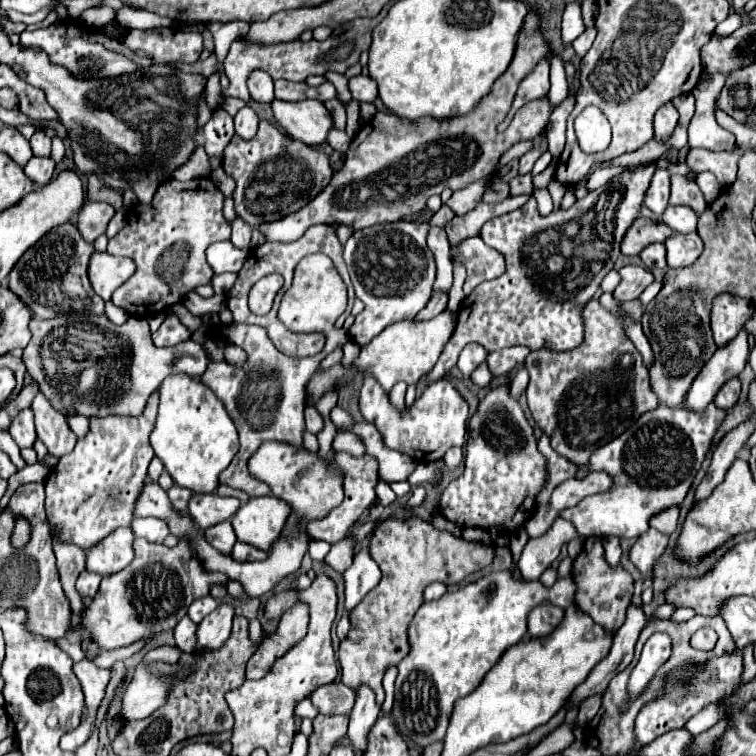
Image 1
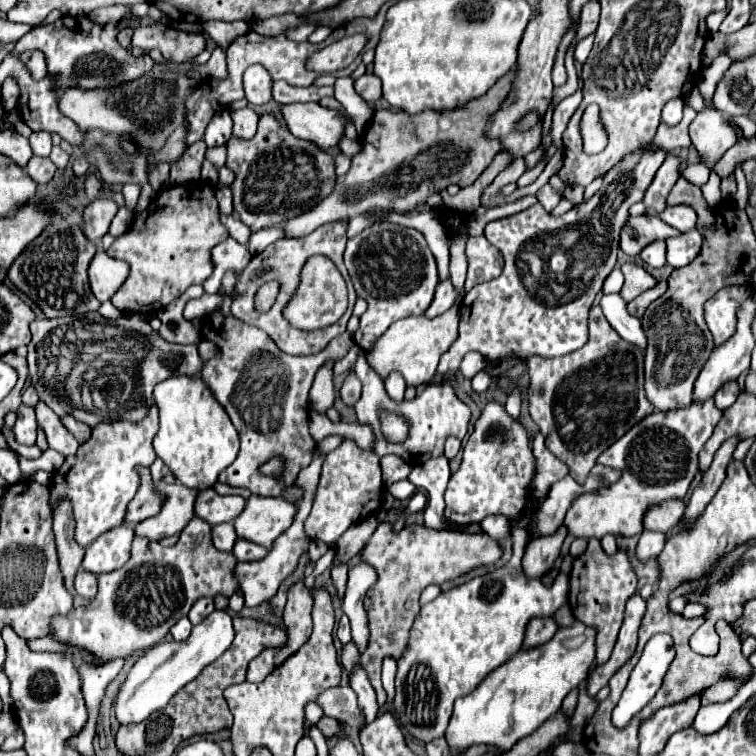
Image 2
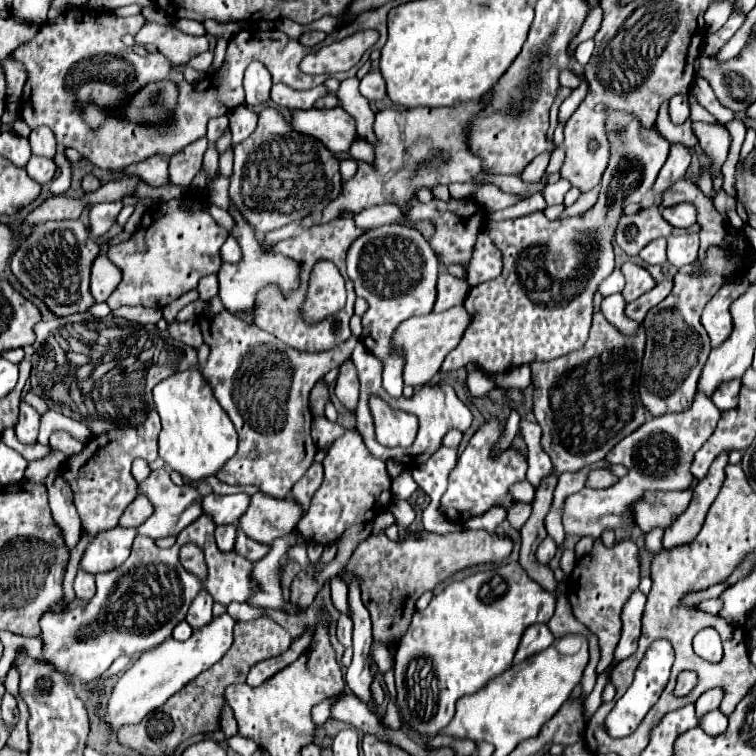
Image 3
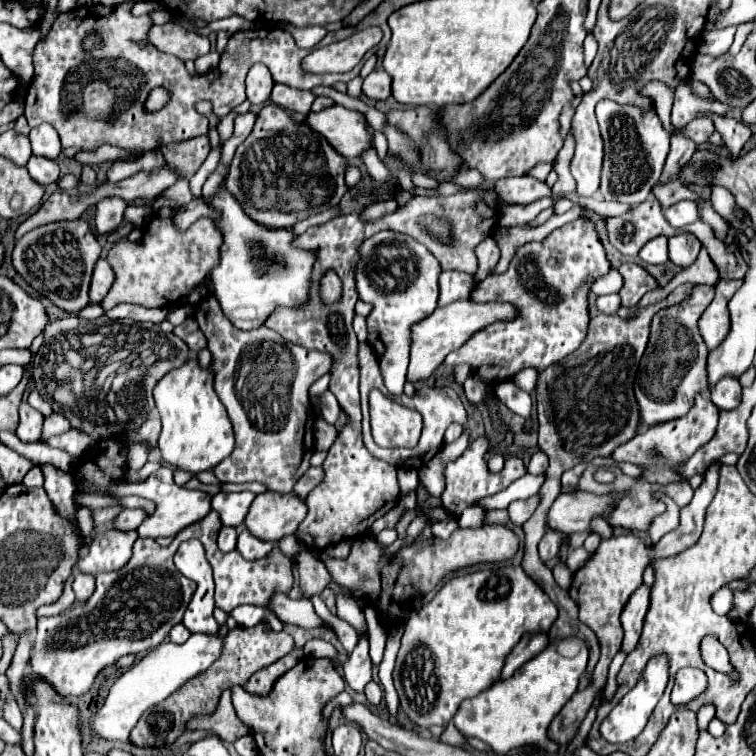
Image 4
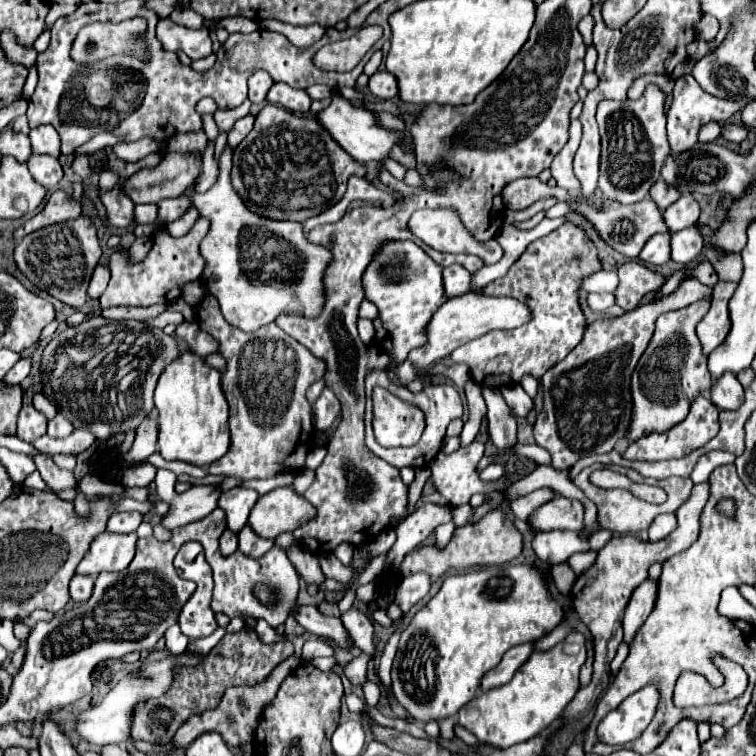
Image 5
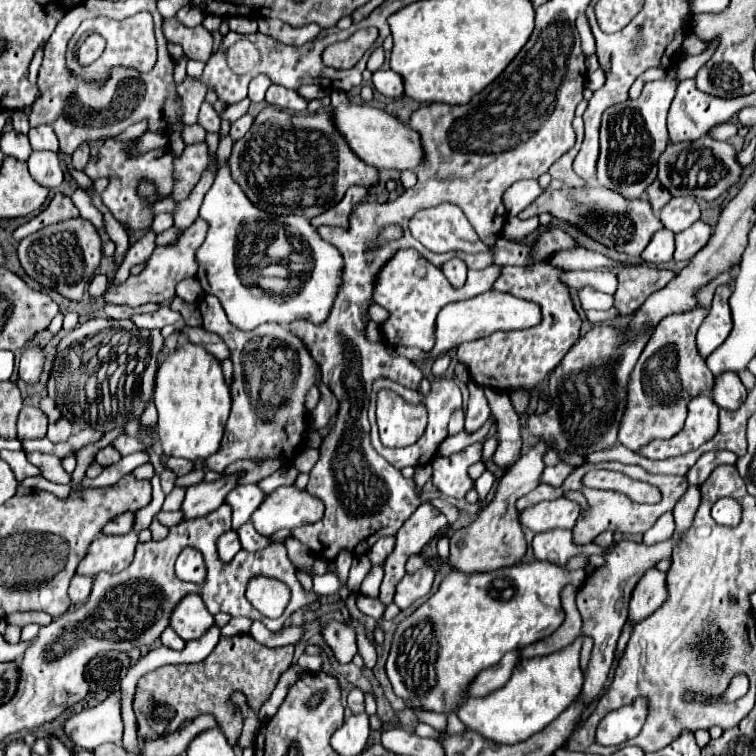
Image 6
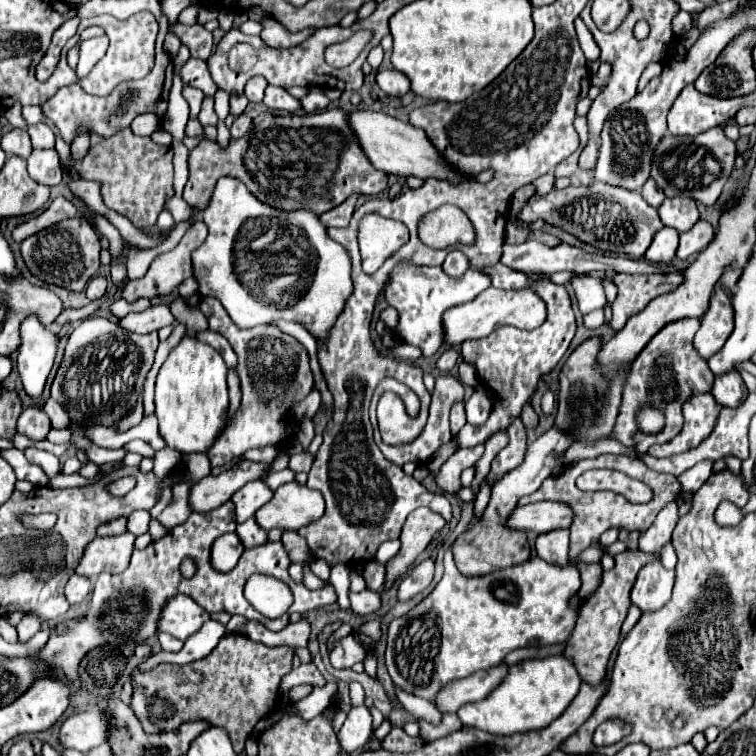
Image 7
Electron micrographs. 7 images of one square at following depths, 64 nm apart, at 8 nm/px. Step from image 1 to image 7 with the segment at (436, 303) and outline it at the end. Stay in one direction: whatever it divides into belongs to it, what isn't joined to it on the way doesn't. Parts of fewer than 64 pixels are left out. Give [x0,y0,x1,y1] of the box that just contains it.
[442,250,470,278]

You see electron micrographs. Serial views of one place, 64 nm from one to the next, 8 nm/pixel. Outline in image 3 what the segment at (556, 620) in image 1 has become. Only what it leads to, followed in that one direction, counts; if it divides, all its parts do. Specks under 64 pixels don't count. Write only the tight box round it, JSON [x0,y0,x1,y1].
[510,624,554,666]

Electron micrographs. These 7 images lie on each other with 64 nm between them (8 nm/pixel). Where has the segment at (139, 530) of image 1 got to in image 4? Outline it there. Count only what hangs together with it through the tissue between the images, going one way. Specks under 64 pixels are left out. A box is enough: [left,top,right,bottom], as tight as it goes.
[110,468,212,538]

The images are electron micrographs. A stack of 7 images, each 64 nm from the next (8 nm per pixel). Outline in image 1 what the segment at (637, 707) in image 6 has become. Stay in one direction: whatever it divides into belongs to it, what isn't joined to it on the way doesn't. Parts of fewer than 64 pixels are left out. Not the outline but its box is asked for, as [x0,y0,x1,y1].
[628,634,672,702]

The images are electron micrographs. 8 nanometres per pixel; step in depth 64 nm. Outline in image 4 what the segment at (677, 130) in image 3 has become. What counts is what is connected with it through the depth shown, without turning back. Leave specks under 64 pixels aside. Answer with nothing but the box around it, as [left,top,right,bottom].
[640,80,714,144]

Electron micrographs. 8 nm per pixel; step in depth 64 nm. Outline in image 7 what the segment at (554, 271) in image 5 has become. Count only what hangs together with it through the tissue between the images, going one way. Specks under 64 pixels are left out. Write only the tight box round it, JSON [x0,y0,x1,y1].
[456,262,576,448]

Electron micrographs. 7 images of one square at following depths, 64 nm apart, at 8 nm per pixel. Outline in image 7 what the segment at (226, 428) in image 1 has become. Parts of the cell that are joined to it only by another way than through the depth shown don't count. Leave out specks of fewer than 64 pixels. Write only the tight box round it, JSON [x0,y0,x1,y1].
[156,334,228,454]

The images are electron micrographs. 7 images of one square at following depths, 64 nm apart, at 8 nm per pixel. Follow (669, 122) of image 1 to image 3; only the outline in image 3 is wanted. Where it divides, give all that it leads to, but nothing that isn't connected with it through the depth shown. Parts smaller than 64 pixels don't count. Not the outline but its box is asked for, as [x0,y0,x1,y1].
[670,94,690,124]

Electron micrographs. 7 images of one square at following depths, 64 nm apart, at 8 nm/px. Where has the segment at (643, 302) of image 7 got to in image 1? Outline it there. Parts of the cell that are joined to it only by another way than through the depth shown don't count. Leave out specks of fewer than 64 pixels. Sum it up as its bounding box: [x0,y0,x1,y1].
[614,266,654,302]

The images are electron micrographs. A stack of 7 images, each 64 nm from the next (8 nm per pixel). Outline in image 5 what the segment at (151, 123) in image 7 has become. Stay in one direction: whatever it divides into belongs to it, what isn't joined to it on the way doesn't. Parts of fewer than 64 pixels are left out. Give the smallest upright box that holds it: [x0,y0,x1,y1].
[74,132,121,155]

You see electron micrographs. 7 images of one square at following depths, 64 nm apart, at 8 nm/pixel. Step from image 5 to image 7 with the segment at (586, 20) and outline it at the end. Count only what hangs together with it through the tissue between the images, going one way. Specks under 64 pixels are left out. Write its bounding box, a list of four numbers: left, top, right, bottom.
[576,20,600,62]

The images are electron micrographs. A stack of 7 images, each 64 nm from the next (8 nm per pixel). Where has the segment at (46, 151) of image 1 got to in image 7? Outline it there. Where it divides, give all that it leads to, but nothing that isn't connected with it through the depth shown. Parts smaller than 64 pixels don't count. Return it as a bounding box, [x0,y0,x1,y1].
[28,124,54,148]

